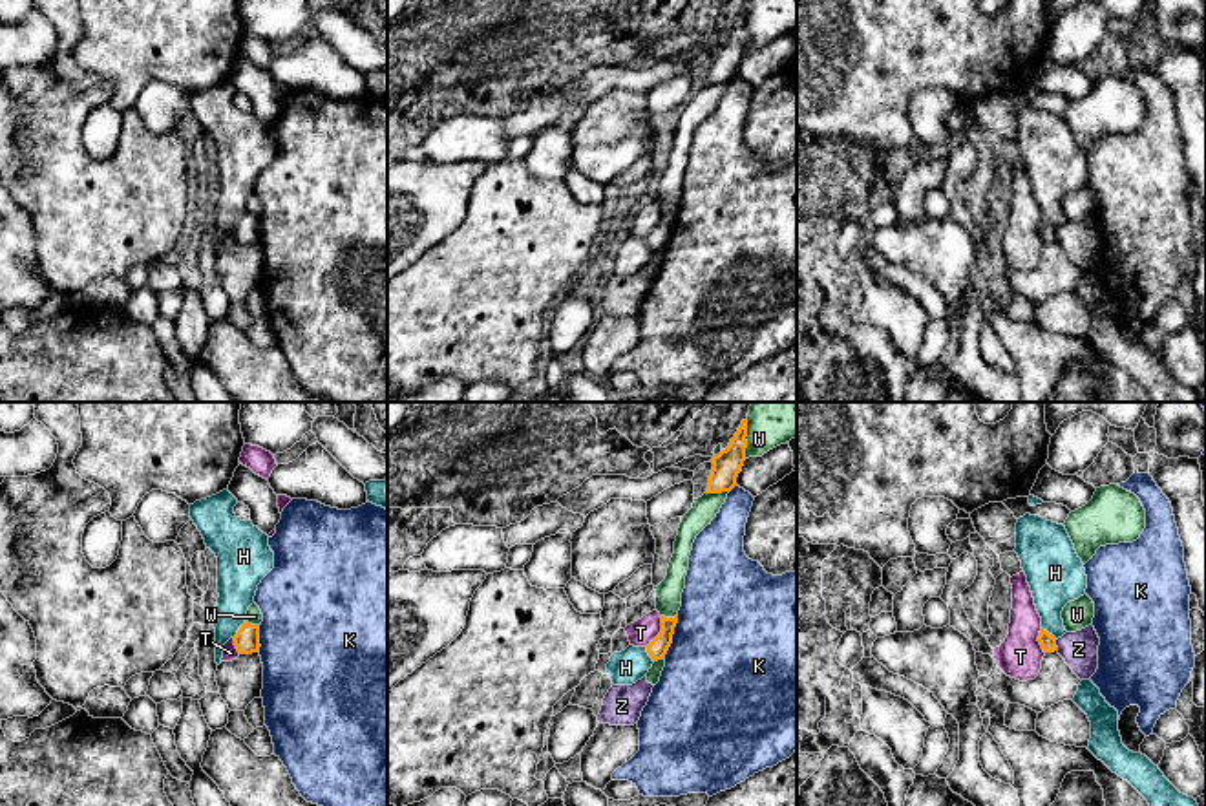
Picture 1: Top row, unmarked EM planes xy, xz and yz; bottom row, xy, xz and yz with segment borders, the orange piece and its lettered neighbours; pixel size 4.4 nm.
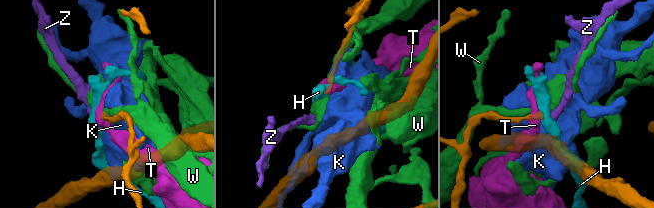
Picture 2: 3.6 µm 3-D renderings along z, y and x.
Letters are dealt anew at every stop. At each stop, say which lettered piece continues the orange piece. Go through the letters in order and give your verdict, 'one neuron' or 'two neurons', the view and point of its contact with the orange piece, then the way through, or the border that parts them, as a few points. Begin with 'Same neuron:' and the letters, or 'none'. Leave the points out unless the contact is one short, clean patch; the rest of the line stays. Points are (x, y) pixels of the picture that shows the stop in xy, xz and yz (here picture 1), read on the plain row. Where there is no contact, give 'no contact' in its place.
Same neuron: none
H: two neurons; meets orange in xy at (240, 220)
K: two neurons; meets orange in xz at (671, 227)
T: two neurons; meets orange in xz at (662, 222); border along xz (660, 207), (660, 222), (645, 236)
W: two neurons; meets orange in xz at (744, 30)
Z: two neurons; meets orange in yz at (1055, 236); border along yz (1055, 231), (1058, 240)

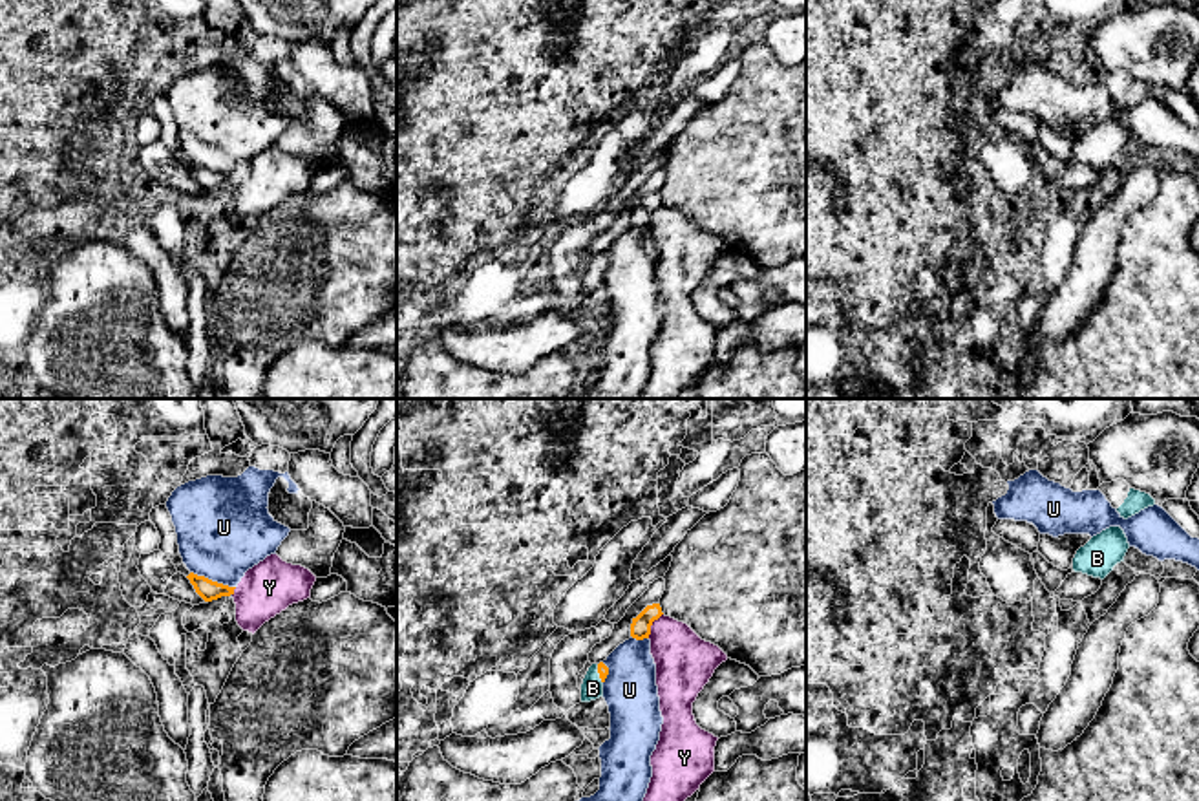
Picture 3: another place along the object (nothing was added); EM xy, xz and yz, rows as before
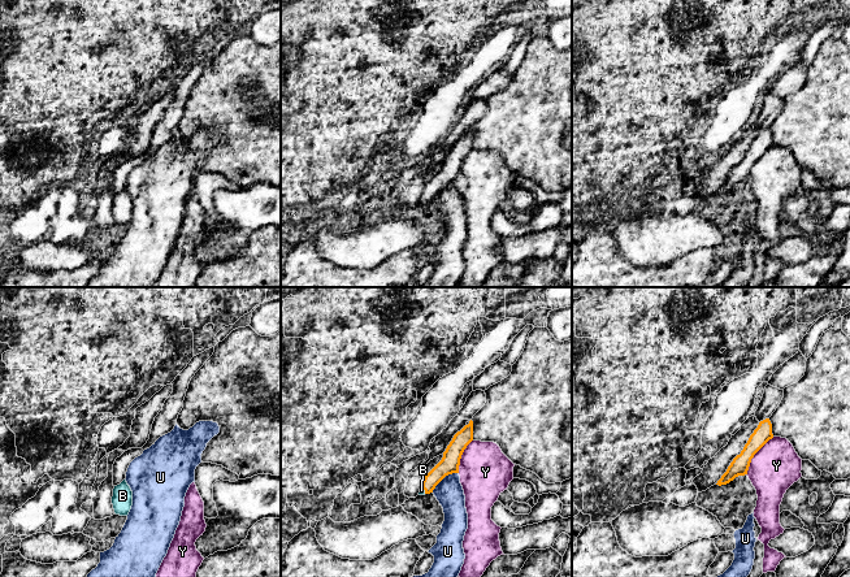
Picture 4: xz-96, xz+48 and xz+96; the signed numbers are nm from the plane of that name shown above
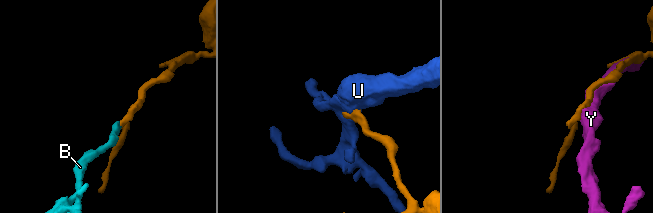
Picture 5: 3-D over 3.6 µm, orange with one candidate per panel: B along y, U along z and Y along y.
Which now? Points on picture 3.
Same neuron: B
B: one neuron; meets orange in xz at (598, 262); runs through xz (602, 258), (598, 262), (593, 278)
U: two neurons; meets orange in xy at (211, 170)
Y: two neurons; meets orange in xz at (651, 214)

